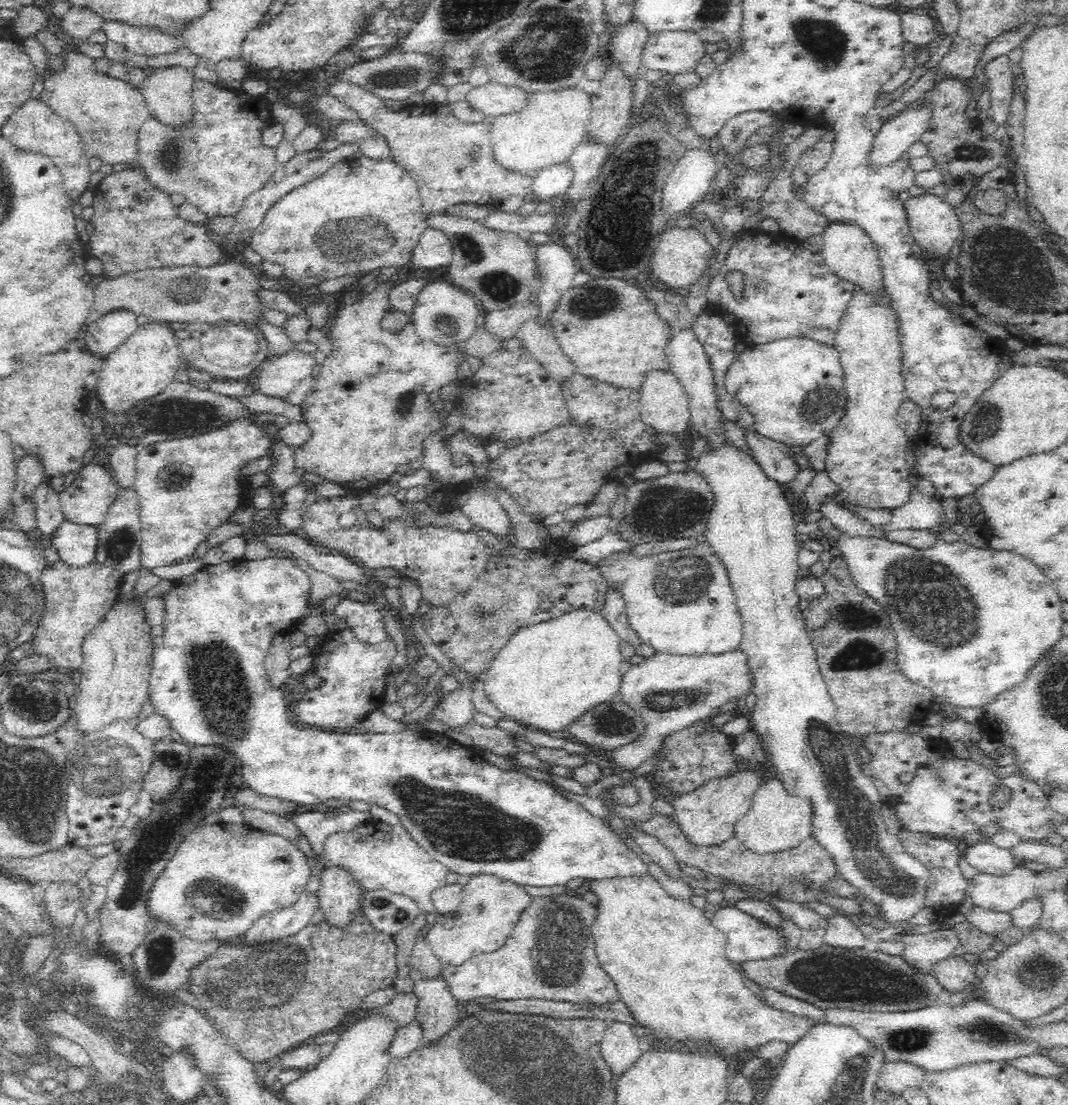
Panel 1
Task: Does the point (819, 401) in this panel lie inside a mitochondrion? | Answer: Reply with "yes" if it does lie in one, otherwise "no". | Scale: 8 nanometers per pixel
yes

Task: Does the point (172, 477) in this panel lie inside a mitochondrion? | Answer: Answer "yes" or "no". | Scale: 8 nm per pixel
yes

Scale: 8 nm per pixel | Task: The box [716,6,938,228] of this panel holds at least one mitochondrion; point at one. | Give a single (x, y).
(826, 41)

